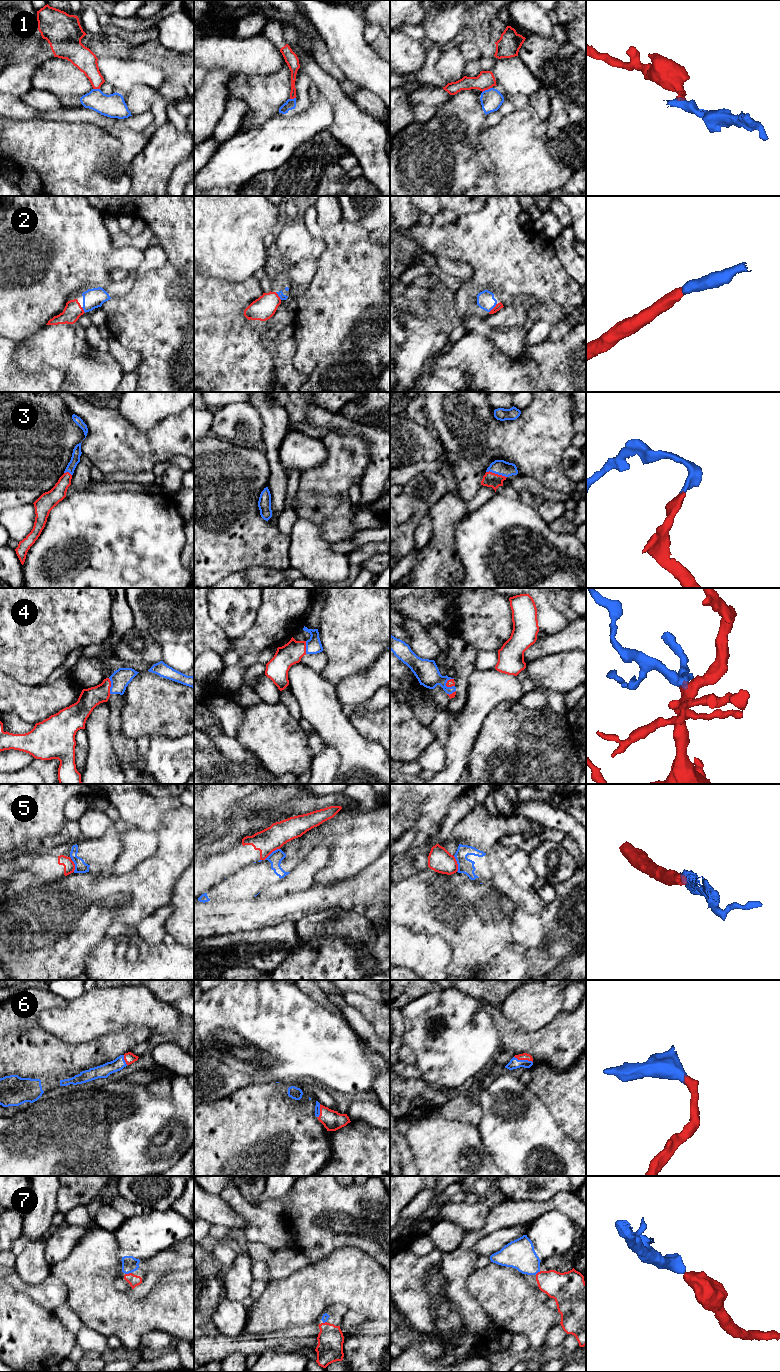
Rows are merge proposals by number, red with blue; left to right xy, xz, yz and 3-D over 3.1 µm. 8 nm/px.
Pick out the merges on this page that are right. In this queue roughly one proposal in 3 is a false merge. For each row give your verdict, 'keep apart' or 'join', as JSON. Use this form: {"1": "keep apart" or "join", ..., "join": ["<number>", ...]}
{"1": "keep apart", "2": "join", "3": "join", "4": "join", "5": "keep apart", "6": "join", "7": "join", "join": ["2", "3", "4", "6", "7"]}

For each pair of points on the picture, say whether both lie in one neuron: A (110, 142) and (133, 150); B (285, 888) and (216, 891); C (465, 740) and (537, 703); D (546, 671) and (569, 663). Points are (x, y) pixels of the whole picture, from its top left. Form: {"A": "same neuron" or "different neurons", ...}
{"A": "different neurons", "B": "different neurons", "C": "different neurons", "D": "same neuron"}

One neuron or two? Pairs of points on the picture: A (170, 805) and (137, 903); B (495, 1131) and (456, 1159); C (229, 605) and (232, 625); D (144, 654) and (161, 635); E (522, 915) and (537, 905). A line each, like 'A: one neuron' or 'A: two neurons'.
A: two neurons
B: two neurons
C: one neuron
D: two neurons
E: two neurons

